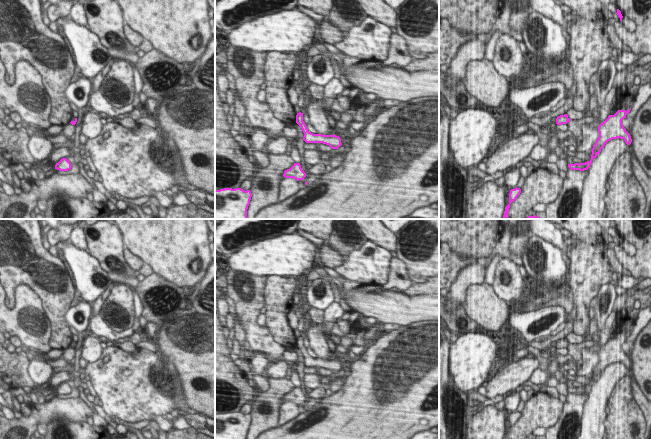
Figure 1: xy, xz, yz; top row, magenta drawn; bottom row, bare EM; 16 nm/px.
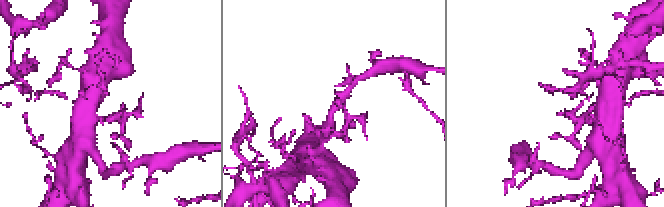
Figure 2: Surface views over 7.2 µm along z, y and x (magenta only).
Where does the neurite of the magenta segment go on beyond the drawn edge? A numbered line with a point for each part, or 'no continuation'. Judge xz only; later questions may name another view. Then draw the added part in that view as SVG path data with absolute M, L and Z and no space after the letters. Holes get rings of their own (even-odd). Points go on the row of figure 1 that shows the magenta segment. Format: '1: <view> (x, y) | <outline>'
no continuation

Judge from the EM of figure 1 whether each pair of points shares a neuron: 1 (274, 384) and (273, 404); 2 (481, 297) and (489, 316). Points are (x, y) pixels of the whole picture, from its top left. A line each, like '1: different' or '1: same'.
1: same
2: same

